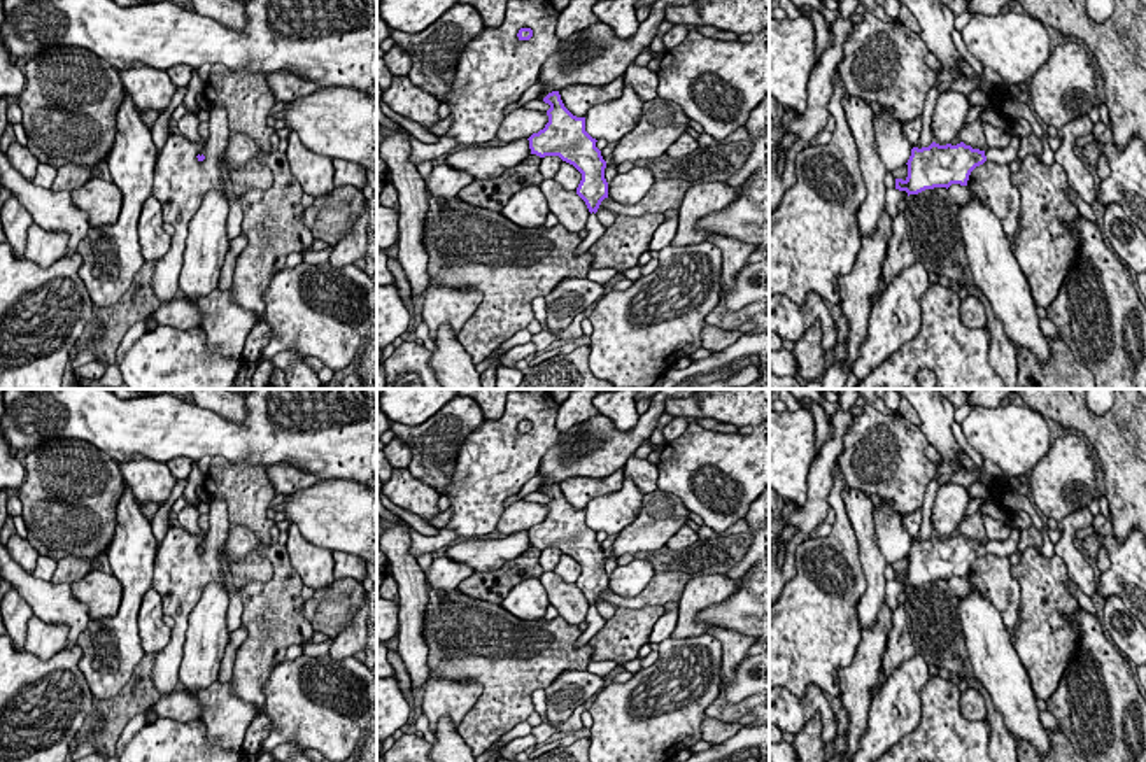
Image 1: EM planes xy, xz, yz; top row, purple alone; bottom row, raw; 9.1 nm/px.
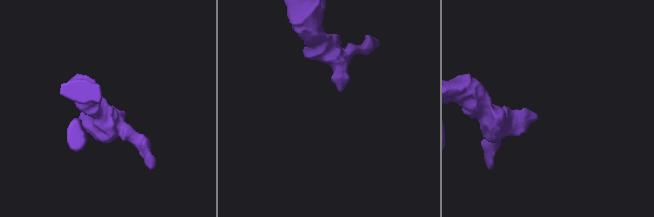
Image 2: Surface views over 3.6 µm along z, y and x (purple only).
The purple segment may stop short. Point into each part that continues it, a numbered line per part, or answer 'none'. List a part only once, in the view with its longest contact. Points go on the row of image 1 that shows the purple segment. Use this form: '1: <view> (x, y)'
1: yz (1003, 156)

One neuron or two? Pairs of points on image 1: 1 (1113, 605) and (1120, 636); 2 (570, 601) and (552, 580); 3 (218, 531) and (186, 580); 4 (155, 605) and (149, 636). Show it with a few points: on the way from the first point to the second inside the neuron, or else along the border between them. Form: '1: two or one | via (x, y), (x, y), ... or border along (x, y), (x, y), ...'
1: one | via (1115, 612), (1120, 629)
2: one | via (565, 596), (554, 585)
3: one | via (212, 543), (211, 556), (198, 568)
4: one | via (151, 612), (151, 629)

